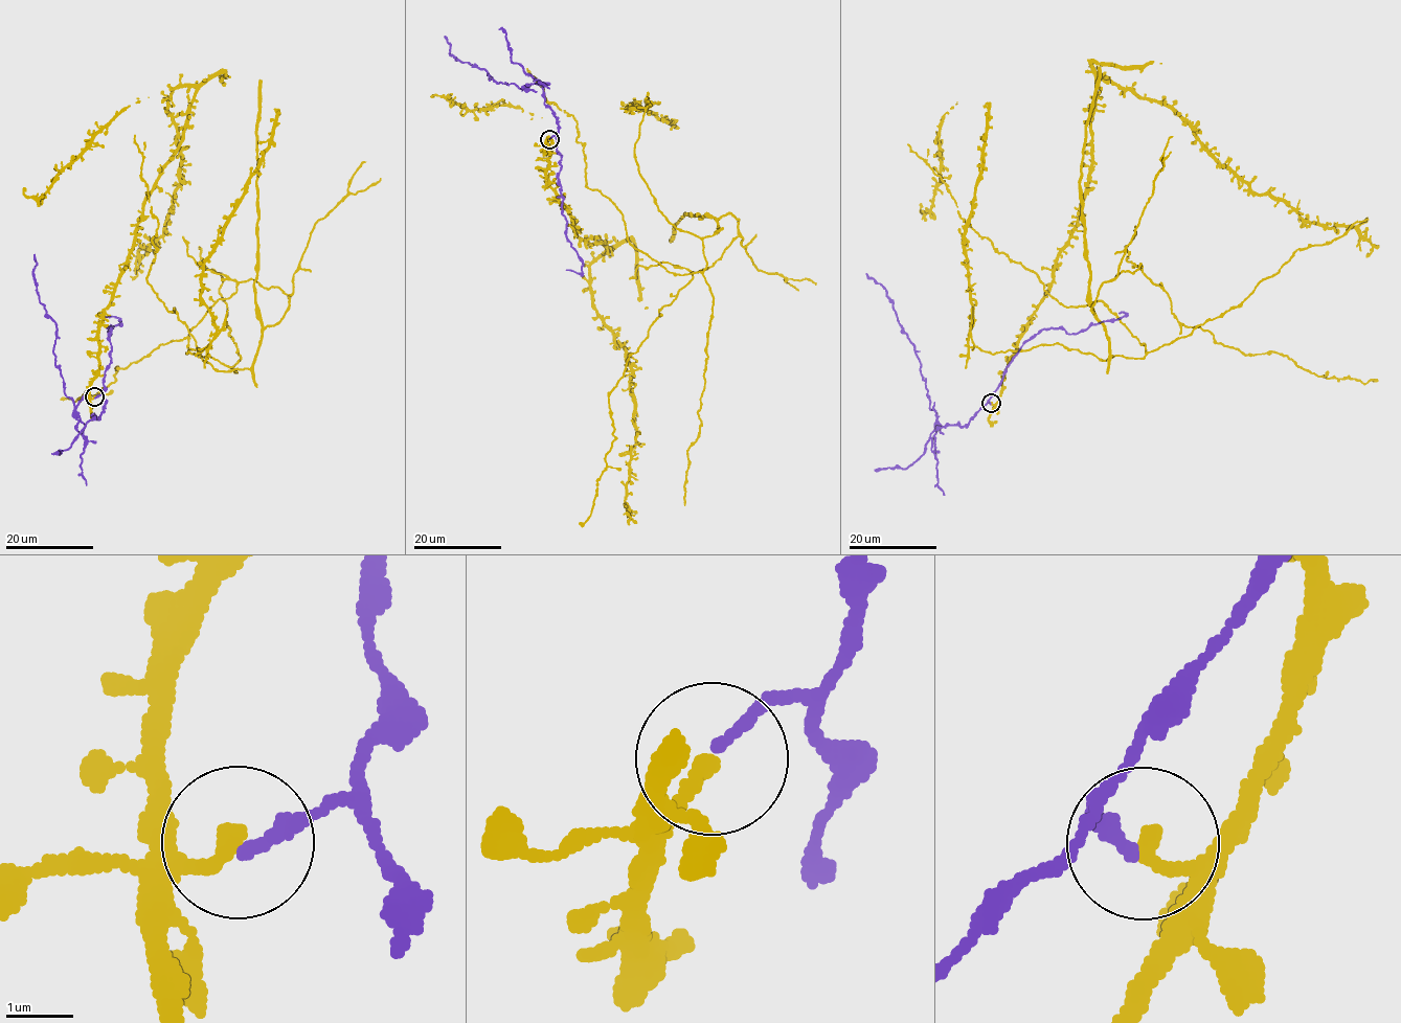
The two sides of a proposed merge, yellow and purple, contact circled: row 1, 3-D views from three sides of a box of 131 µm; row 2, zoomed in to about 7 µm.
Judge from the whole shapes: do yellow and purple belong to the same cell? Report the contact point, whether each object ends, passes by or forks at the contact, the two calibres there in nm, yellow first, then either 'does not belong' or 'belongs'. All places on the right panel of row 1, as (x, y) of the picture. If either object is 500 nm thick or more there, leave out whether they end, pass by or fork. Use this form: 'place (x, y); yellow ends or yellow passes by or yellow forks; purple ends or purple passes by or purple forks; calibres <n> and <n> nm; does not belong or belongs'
place (991, 403); yellow ends; purple ends; calibres 240 and 200 nm; does not belong

